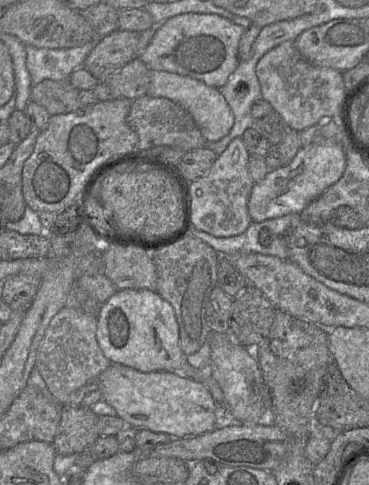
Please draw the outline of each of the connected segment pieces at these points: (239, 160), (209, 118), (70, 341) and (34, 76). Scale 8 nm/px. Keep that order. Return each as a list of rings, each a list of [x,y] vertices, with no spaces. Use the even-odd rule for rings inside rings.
[[[242,138],[233,139],[226,150],[217,156],[208,173],[190,183],[192,226],[215,237],[230,237],[244,233],[253,222],[248,212],[248,201],[254,182],[249,174],[250,154]]]
[[[150,70],[149,95],[172,100],[186,109],[207,142],[215,142],[227,136],[234,124],[234,115],[220,90],[203,81],[177,73]]]
[[[64,306],[53,316],[46,329],[36,354],[35,369],[40,373],[54,400],[61,405],[68,401],[69,396],[74,391],[95,381],[112,363],[104,356],[99,347],[96,339],[96,328],[97,318],[93,314],[87,314],[73,307]]]
[[[92,44],[74,48],[37,48],[25,45],[26,65],[30,73],[32,88],[45,79],[69,80],[71,73],[83,67],[92,50]]]

